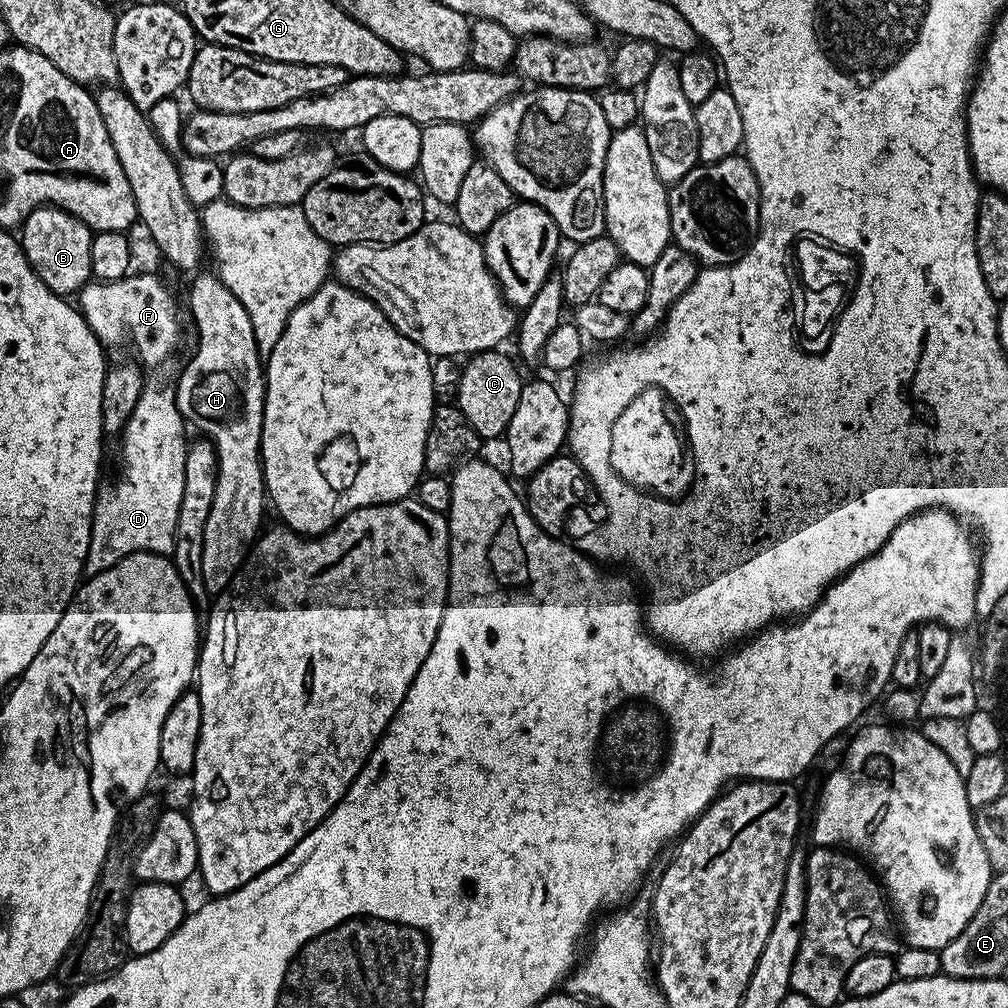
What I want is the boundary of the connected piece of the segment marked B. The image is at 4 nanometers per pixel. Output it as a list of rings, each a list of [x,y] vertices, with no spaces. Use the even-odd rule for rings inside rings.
[[[35,208],[18,232],[20,249],[40,281],[56,296],[72,298],[93,279],[90,266],[90,246],[94,233],[74,214],[61,208]]]

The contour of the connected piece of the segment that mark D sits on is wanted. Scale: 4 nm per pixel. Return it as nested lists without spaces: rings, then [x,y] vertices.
[[[145,383],[119,441],[120,477],[109,488],[101,487],[96,497],[90,546],[84,563],[85,577],[102,574],[135,552],[168,556],[174,550],[188,453],[184,428],[186,421],[176,405],[175,387]]]

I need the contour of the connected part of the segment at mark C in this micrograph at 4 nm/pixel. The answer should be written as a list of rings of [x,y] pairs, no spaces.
[[[488,349],[471,355],[458,382],[455,403],[470,422],[471,428],[482,440],[503,437],[507,433],[510,419],[514,418],[515,407],[521,398],[524,378],[521,378],[515,364],[502,350]]]

